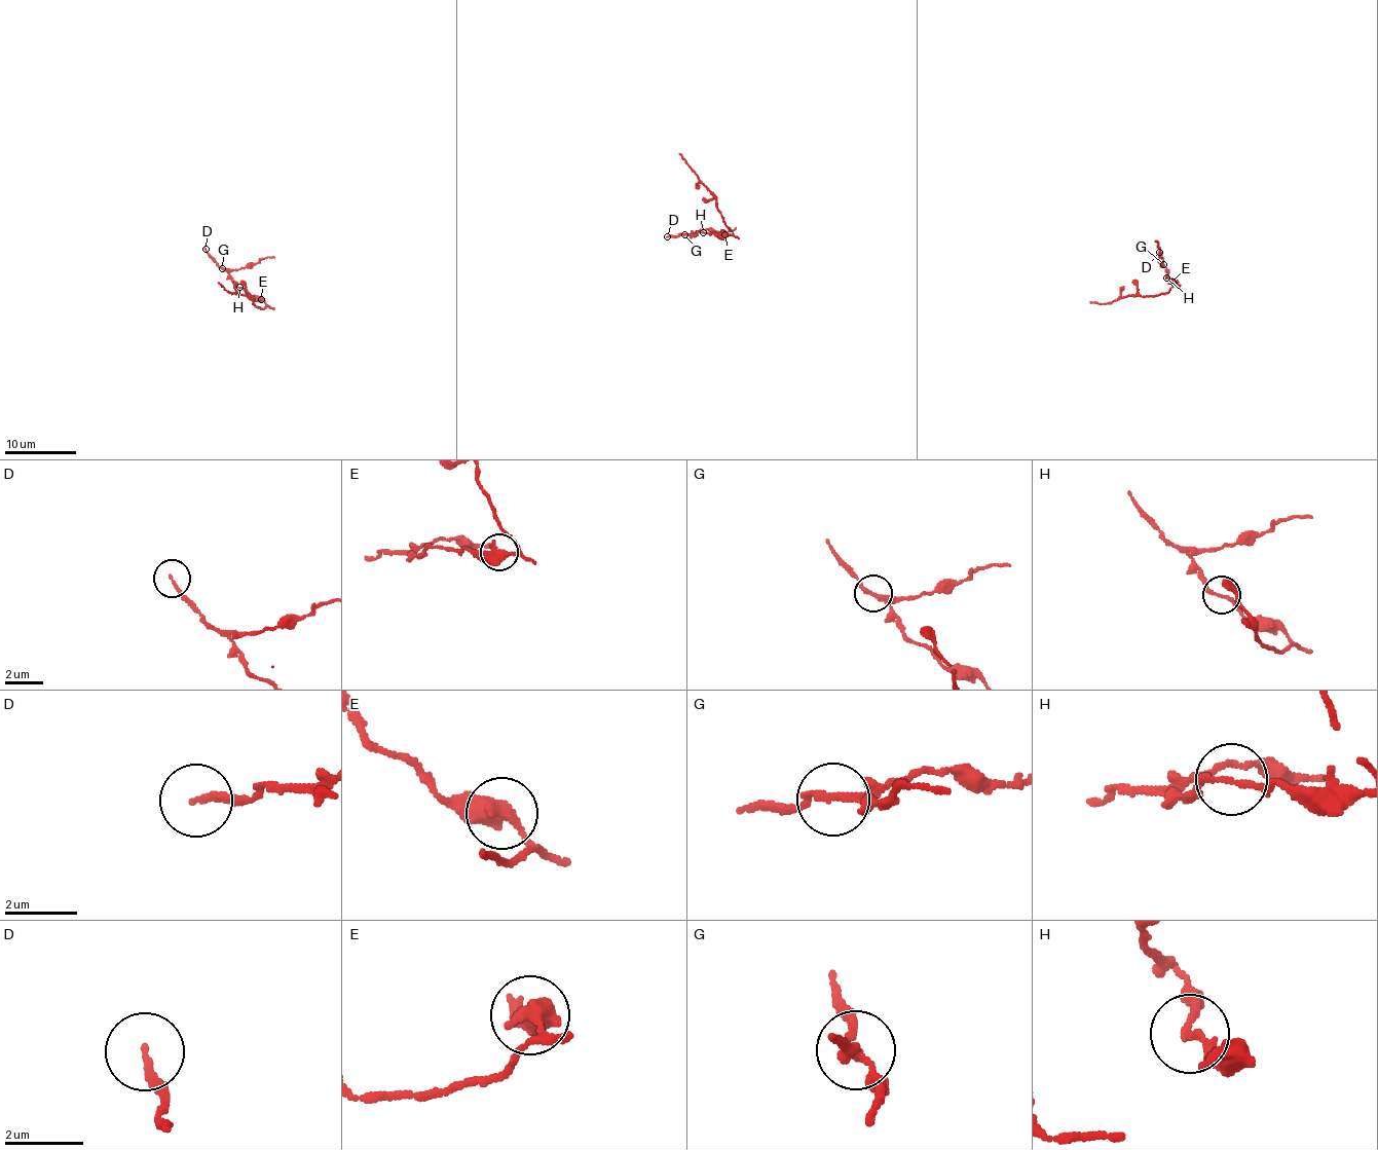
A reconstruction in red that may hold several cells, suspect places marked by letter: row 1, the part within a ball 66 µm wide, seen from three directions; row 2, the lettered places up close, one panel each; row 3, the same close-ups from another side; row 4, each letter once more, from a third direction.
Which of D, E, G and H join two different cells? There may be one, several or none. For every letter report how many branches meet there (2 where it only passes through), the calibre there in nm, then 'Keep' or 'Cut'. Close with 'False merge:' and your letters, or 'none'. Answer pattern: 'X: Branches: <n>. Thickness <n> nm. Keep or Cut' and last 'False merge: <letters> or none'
D: Branches: 1. Thickness 170 nm. Keep
E: Branches: 2. Thickness 480 nm. Cut
G: Branches: 3. Thickness 170 nm. Cut
H: Branches: 2. Thickness 150 nm. Keep
False merge: E, G

